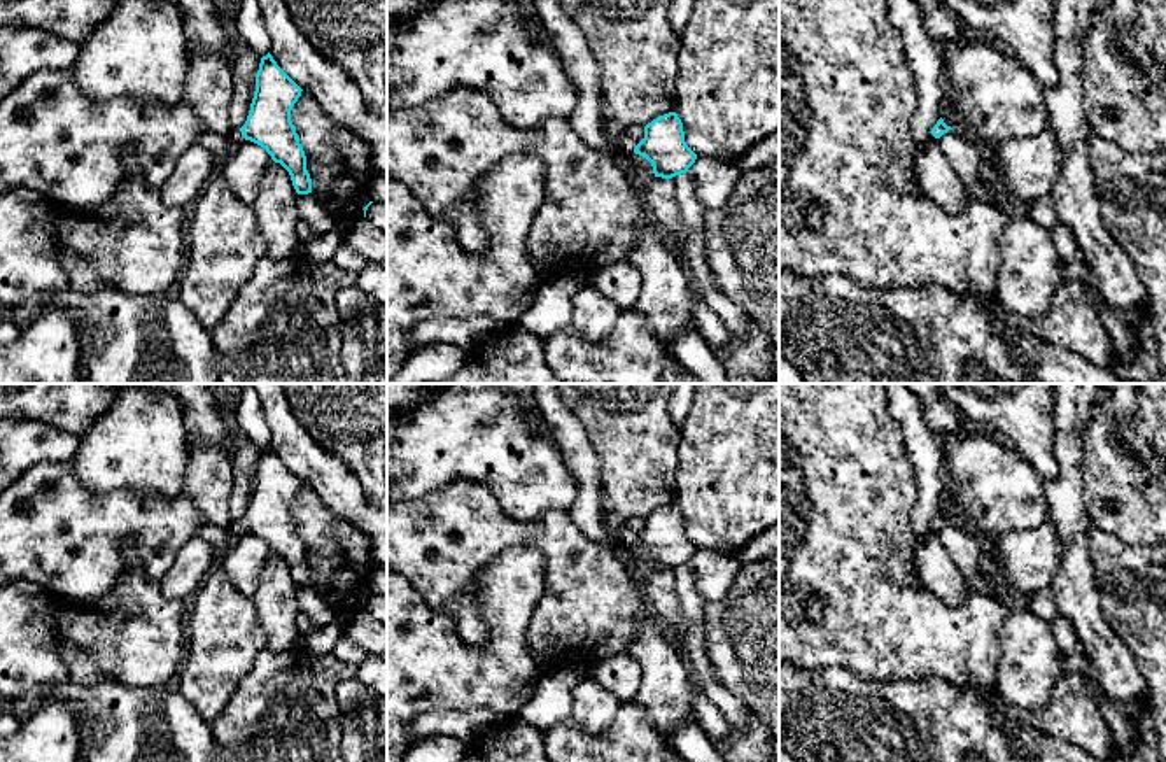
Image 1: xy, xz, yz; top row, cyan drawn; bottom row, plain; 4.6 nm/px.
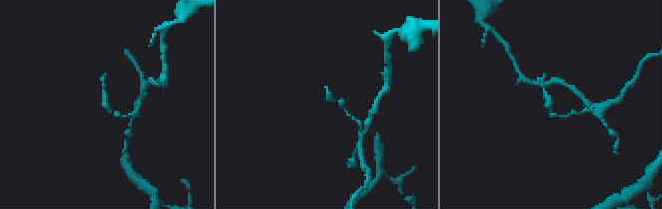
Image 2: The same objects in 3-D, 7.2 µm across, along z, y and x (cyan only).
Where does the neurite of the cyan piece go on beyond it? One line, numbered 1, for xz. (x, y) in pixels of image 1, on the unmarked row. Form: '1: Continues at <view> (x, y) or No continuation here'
1: Continues at xz (627, 536)

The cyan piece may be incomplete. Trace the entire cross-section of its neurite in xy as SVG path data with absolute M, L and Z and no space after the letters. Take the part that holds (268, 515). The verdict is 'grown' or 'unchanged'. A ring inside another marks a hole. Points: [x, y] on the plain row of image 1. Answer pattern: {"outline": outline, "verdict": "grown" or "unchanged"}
{"outline": "M270 445L263 448L256 466L256 483L247 513L228 527L228 541L217 548L219 561L236 547L245 533L250 533L289 564L298 587L312 585L306 548L291 513L291 503L301 483Z", "verdict": "grown"}

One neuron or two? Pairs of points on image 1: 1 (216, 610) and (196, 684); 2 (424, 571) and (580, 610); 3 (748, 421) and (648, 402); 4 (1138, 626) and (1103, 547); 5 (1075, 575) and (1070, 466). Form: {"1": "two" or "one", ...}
{"1": "one", "2": "one", "3": "two", "4": "one", "5": "one"}

